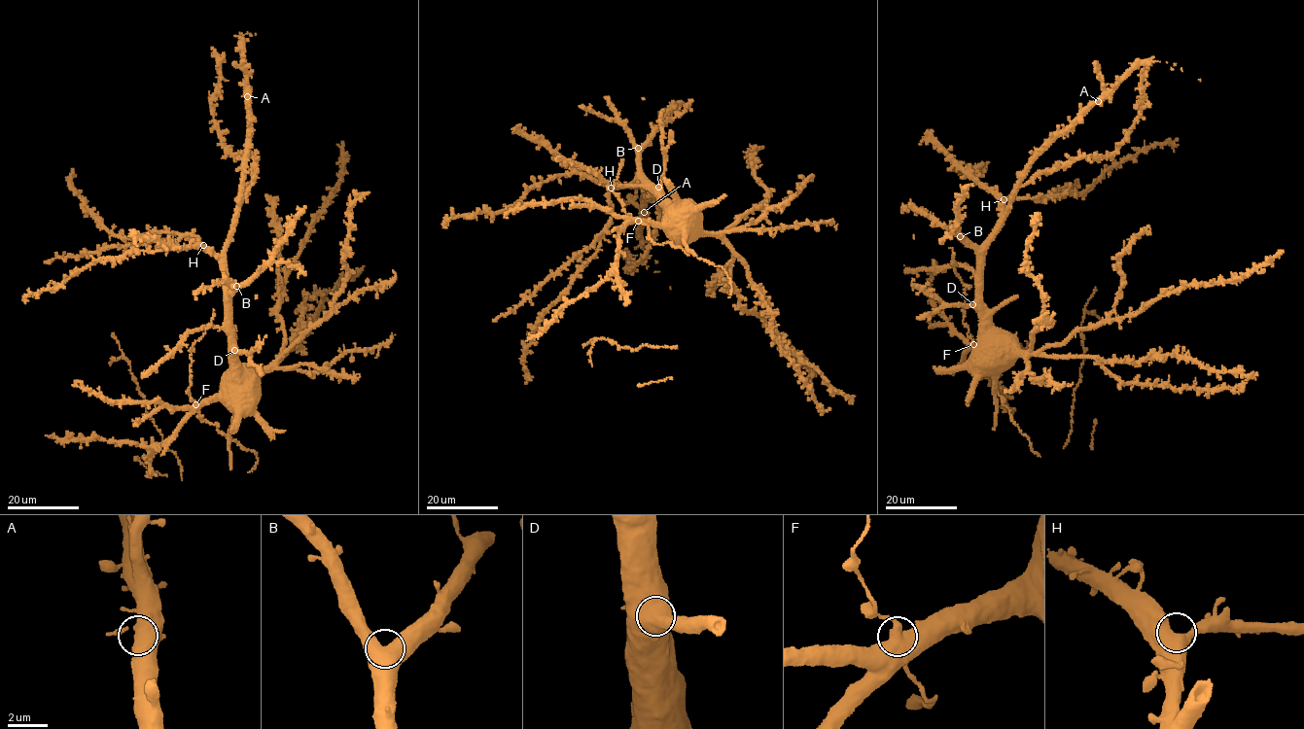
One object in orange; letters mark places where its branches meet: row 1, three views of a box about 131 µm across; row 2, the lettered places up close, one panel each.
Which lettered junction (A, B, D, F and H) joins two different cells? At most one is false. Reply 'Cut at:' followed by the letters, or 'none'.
Cut at: none

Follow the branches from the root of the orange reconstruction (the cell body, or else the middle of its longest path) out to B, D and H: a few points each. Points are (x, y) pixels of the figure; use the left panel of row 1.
B: (241, 392), (230, 307), (230, 294), (236, 286)
D: (241, 392), (234, 350)
H: (241, 392), (227, 272), (225, 266), (203, 245)

